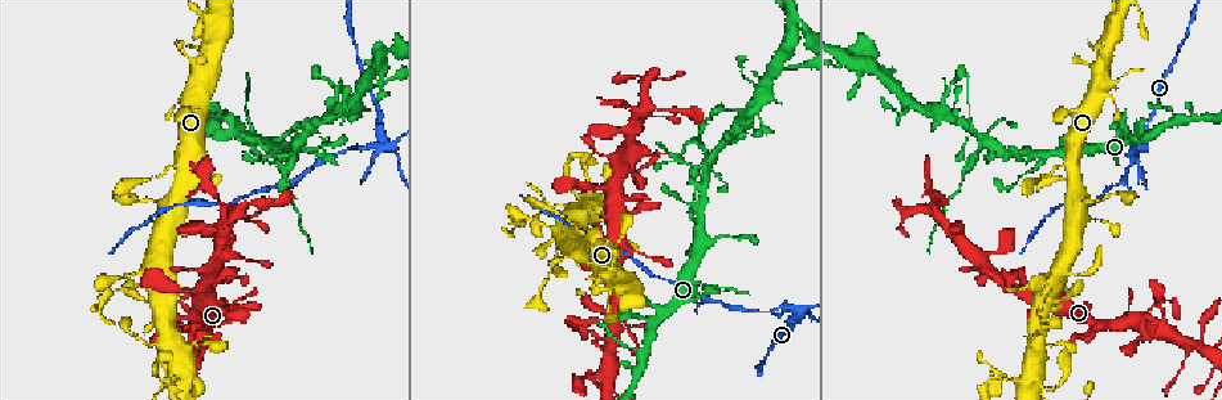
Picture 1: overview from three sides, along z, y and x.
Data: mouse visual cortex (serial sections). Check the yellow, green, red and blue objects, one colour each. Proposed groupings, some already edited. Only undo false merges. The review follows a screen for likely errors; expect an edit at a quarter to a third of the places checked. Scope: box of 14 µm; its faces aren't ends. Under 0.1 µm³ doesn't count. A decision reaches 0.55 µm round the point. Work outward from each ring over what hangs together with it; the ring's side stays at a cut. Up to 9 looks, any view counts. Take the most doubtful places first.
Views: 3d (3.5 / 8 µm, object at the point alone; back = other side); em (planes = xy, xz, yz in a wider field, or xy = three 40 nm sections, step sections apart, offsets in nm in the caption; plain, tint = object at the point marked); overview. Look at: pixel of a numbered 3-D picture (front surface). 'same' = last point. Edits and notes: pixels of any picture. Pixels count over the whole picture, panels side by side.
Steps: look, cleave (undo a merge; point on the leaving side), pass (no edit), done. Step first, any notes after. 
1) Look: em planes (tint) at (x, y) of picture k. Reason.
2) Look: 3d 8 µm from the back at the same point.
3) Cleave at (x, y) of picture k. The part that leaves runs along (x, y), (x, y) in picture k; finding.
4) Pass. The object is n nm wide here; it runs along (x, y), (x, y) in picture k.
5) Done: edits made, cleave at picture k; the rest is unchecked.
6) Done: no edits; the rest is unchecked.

Look: 3d 3.5 µm at (1057, 270) of picture 1.

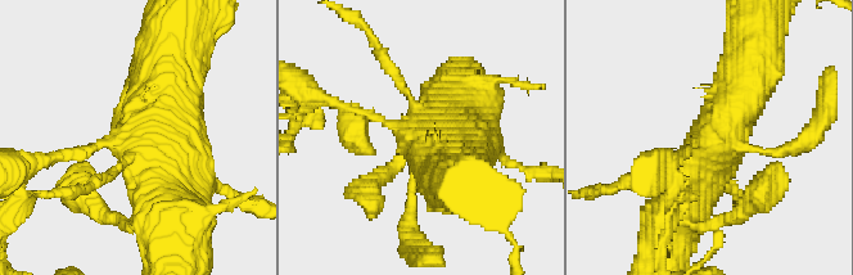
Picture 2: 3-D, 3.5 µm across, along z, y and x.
Look: em xy step 3 (tint) at (129, 141) of picture 2. Now the EM.

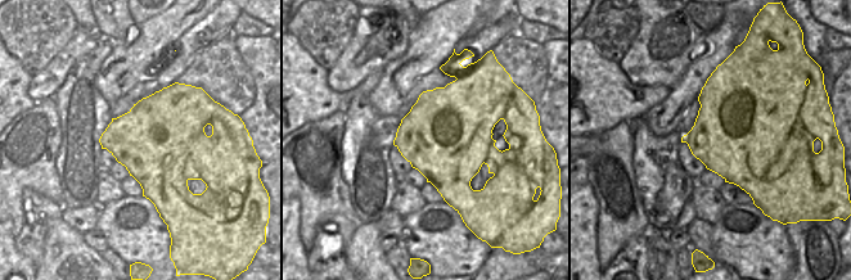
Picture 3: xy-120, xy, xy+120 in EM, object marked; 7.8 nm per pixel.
Pass. Continuous, no second cell.

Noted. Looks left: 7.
Look: 3d 3.5 µm at (295, 141) of picture 1. Arms part here.

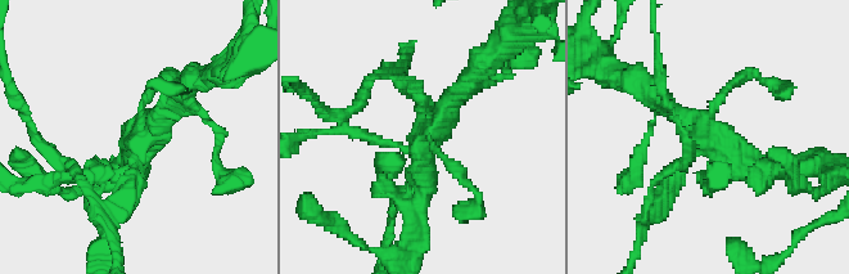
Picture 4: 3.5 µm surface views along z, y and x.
Look: em planes (tint) at (429, 135) of picture 4. Need the tissue.

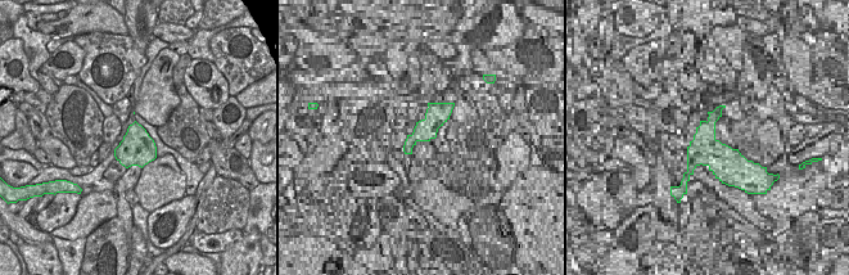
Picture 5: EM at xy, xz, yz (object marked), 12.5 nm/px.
Pass. It runs along (780, 167), (746, 167), (651, 93) in picture 4; continuous, no second cell.

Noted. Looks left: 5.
Look: 3d 8 µm at (1142, 147) of picture 1.

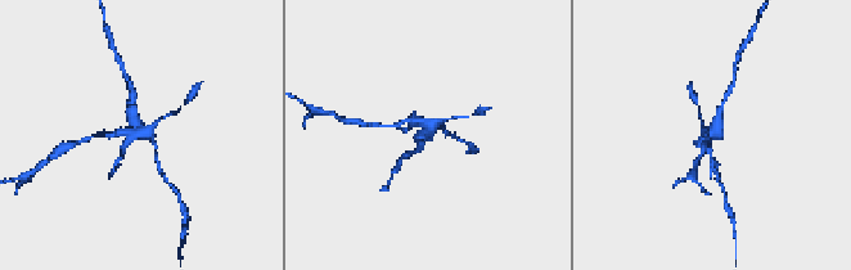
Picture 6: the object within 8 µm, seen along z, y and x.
Look: em xy step 3 (tint) at (138, 131) of picture 6.

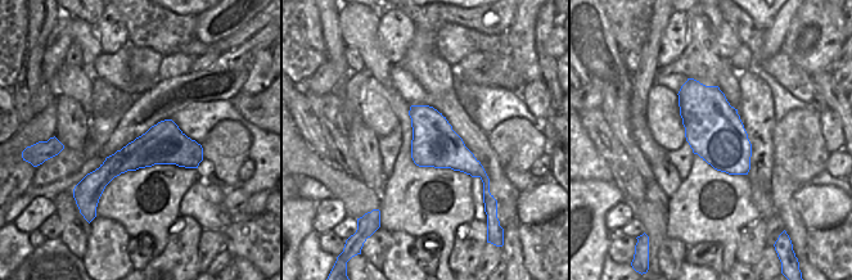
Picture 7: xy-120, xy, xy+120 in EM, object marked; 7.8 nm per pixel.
Cleave at (107, 134) of picture 6. The part that leaves runs along (421, 120), (396, 125), (367, 124) in picture 6; a second cell is stuck on.

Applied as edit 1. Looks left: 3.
Look: 3d 3.5 µm at (1042, 388) of picture 1. Abrupt turn.

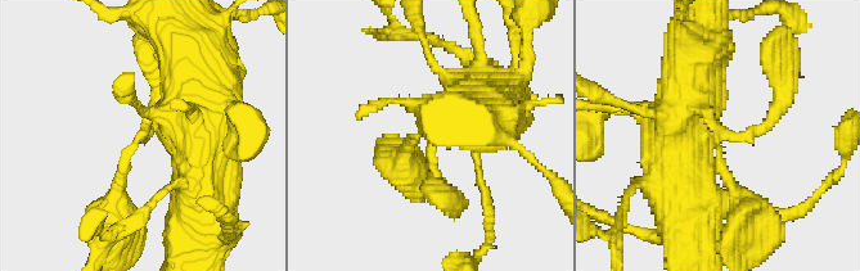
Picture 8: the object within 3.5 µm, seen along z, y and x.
Look: em xy step 1 (plain) at (723, 130) of picture 8. 3 arms meet here; the arms are 150, 200, 500 nm wide; need the tissue.

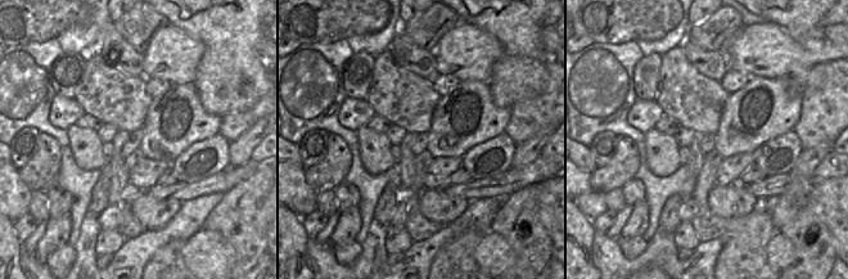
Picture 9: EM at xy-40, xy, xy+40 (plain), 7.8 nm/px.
Look: em xy step 1 (tint) at the same point.

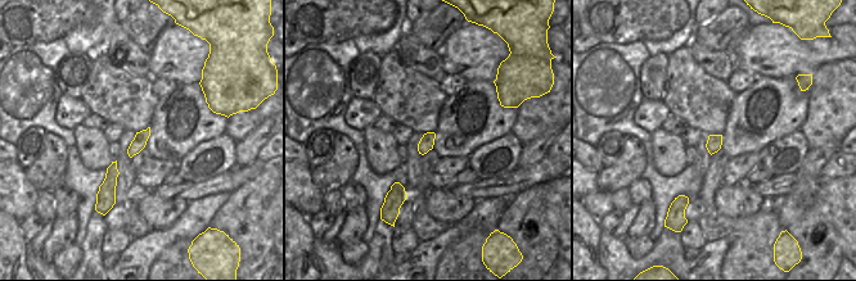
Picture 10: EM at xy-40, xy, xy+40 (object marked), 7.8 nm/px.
Pass. It runs along (490, 99), (435, 129), (431, 168), (446, 201) in picture 8; continuous, no second cell.

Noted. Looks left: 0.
Done: edits made, cleave at picture 6; the rest is unchecked.

